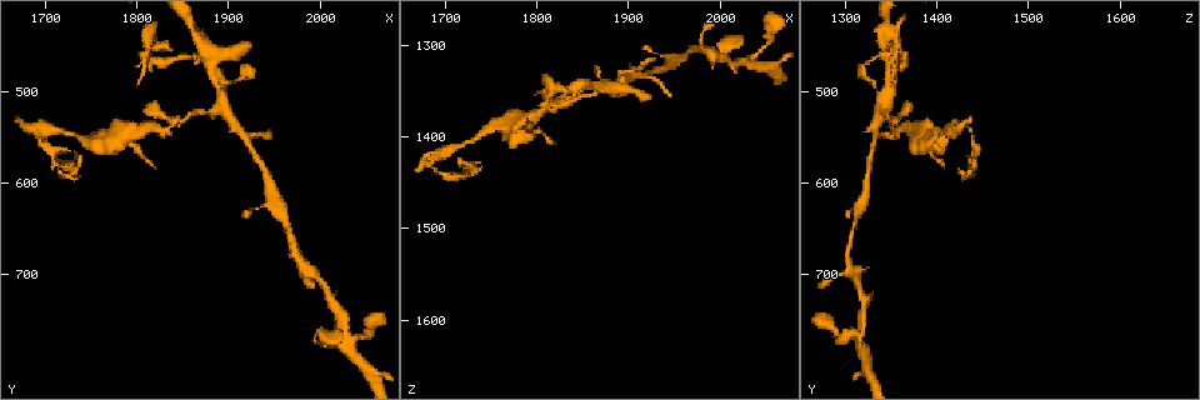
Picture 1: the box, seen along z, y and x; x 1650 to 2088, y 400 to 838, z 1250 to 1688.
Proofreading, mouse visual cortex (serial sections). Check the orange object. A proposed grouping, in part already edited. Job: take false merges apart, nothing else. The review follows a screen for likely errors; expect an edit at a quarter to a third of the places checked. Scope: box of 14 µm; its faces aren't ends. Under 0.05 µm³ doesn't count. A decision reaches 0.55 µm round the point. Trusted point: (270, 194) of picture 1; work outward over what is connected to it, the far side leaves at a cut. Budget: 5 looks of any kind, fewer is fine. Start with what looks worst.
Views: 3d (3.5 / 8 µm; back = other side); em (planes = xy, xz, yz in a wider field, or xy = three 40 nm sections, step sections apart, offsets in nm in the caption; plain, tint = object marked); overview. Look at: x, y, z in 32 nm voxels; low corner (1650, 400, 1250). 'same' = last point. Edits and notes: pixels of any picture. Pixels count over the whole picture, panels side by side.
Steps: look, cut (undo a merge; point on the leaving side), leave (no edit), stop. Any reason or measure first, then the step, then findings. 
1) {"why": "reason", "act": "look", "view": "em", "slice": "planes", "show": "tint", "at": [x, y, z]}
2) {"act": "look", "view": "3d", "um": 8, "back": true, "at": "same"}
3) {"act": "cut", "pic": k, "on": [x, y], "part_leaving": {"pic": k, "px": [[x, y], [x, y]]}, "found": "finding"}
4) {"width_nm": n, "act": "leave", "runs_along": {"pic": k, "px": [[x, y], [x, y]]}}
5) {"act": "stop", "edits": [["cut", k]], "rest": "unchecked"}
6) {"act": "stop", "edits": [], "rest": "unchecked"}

{"act": "look", "view": "3d", "um": 3.5, "at": [1895, 520, 1340]}

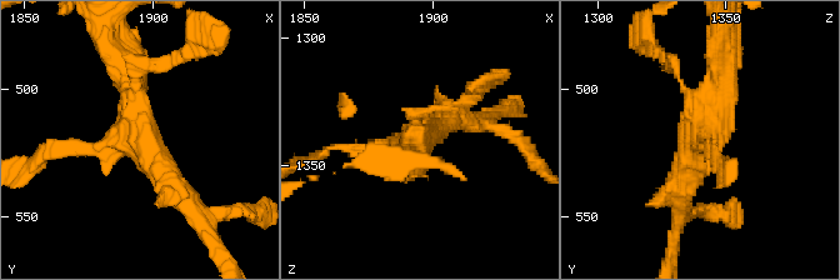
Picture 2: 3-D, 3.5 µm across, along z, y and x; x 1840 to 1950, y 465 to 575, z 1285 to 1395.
{"arms": 4, "arm_widths_nm": [150, 150, 350, 350], "why": "need the tissue", "act": "look", "view": "em", "slice": "planes", "show": "tint", "at": [1894, 521, 1341]}

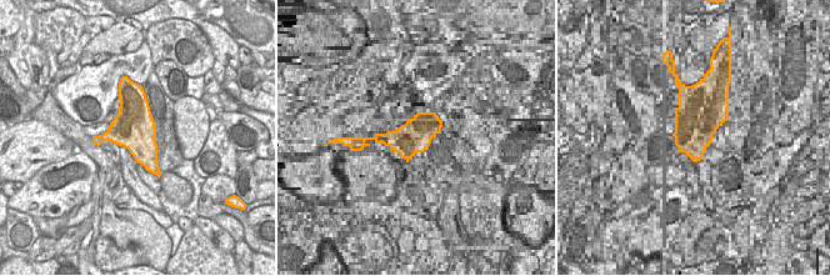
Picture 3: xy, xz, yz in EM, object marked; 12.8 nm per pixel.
{"act": "leave", "runs_along": {"pic": 2, "px": [[186, 203], [140, 141], [51, 145]]}, "found": "continuous, no second cell"}

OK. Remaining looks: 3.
{"why": "two arms in line, one across", "act": "look", "view": "3d", "um": 3.5, "at": [1840, 535, 1350]}

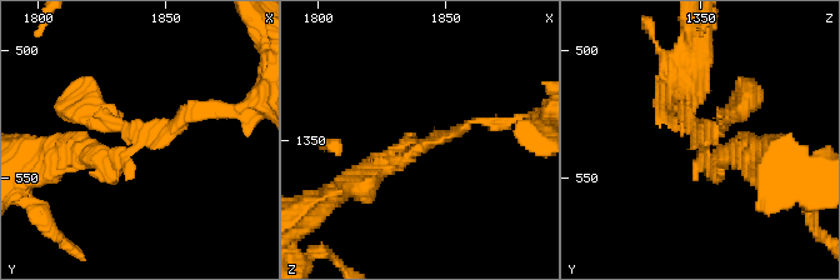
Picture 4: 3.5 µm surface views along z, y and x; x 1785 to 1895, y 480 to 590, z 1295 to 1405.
{"act": "look", "view": "em", "slice": "planes", "show": "tint", "at": [1841, 533, 1352]}

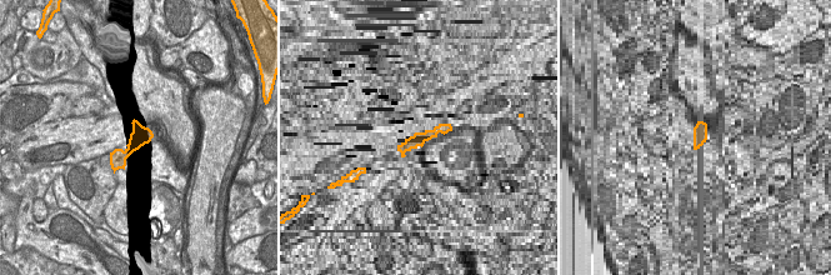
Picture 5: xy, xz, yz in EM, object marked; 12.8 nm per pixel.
{"arms": 3, "arm_widths_nm": [100, 200, 250], "act": "cut", "pic": 4, "on": [86, 151], "part_leaving": {"pic": 4, "px": [[128, 153], [35, 169]]}, "found": "two cells meet here"}

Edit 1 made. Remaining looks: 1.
{"act": "stop", "edits": [["cut", 4]], "rest": "unchecked"}

